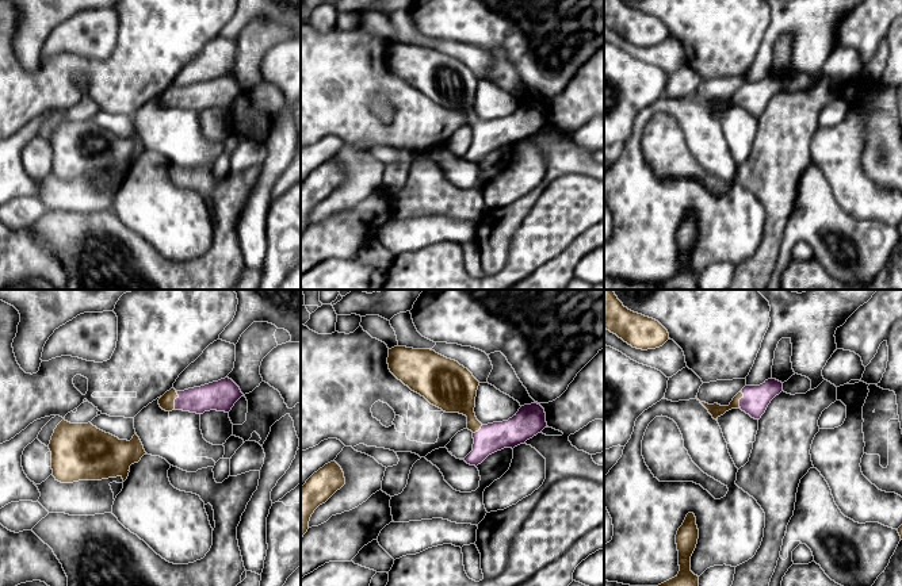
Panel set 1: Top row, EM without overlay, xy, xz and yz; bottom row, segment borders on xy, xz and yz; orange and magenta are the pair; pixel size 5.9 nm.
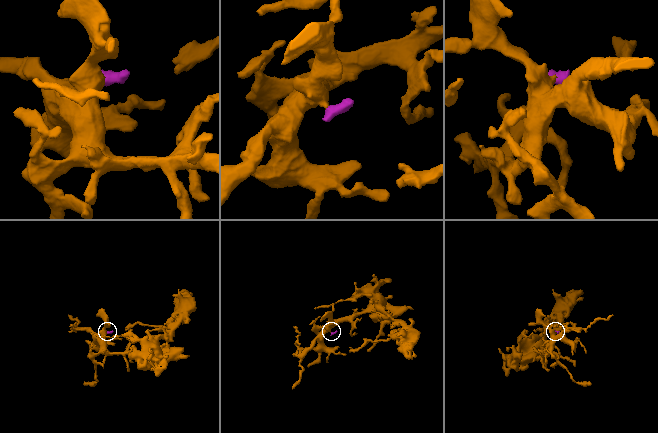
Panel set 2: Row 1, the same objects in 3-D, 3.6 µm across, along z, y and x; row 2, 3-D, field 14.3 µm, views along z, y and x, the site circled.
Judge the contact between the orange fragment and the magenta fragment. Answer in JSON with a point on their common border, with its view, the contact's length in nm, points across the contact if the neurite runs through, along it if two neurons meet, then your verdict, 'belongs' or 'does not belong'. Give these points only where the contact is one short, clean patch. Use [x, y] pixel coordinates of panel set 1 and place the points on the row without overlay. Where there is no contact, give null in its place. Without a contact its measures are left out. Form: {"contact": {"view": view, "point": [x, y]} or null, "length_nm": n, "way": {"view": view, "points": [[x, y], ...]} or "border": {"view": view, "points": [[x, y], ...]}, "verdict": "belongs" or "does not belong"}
{"contact": {"view": "xy", "point": [174, 98]}, "length_nm": 110, "way": {"view": "xy", "points": [[167, 99], [174, 98], [202, 96], [214, 92]]}, "verdict": "belongs"}

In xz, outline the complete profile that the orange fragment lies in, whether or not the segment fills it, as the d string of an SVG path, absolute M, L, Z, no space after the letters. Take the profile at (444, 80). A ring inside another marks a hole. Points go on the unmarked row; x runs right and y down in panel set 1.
M394 43L387 61L398 77L431 102L467 114L474 135L473 148L465 154L470 162L477 164L504 145L513 146L547 125L544 106L538 100L521 103L508 118L482 122L474 110L479 78L458 58L435 47Z

